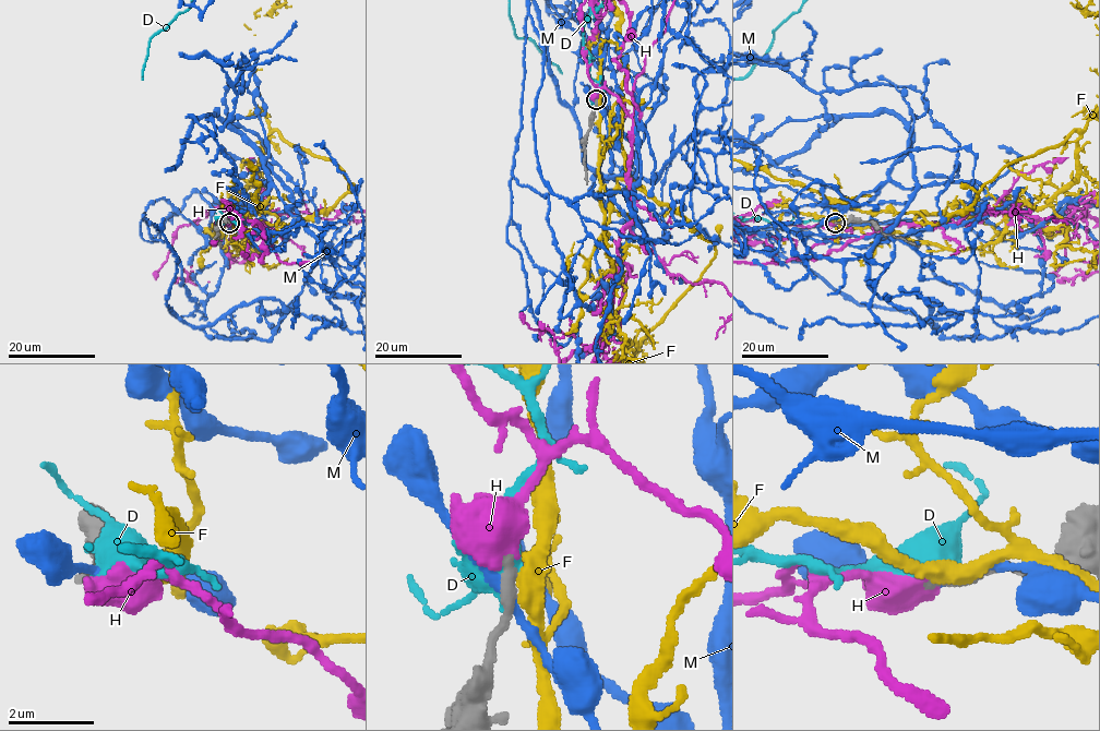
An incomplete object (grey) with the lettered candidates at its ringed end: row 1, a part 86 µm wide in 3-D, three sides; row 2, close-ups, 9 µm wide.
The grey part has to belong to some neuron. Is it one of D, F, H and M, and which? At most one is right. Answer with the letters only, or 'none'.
H

